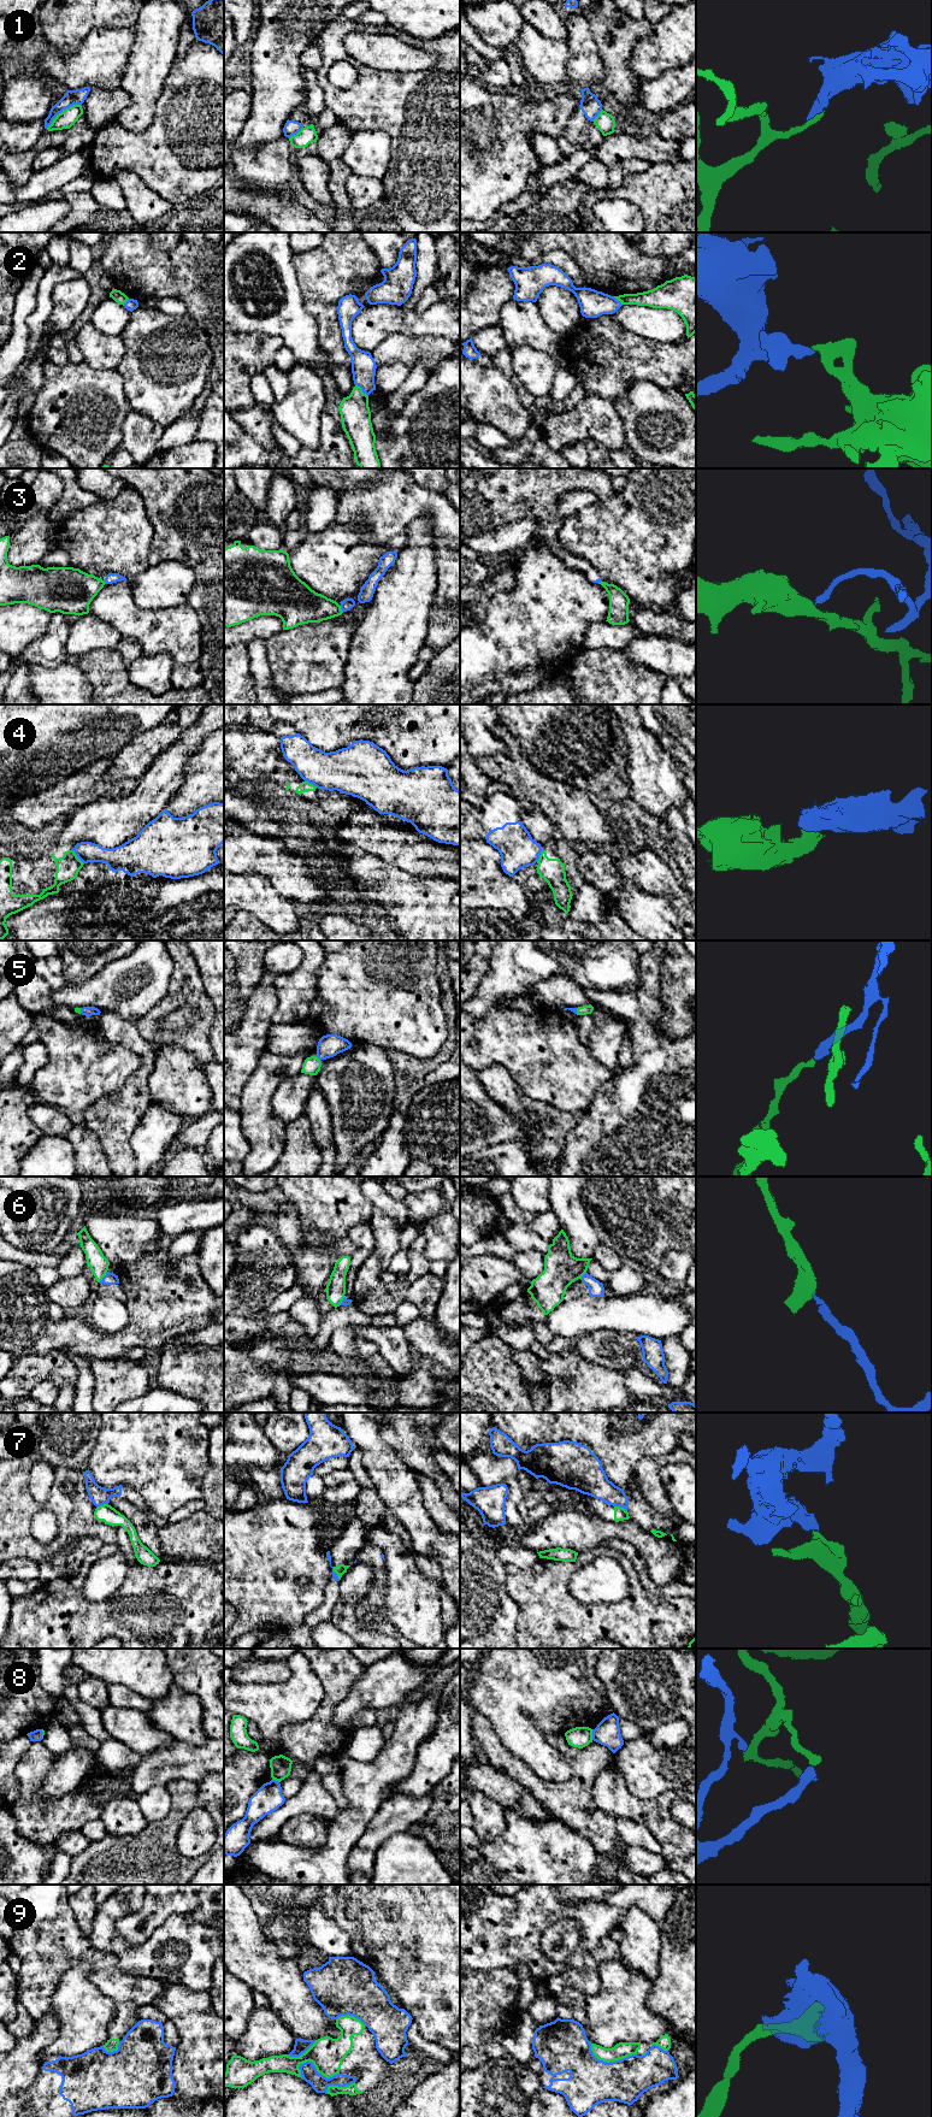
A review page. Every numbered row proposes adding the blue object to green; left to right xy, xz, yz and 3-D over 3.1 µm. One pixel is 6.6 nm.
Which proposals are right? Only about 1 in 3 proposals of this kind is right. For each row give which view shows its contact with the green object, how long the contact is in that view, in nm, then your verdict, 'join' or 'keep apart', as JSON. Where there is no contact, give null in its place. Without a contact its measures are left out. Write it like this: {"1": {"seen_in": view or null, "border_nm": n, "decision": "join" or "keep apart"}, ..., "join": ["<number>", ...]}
{"1": {"seen_in": "xy", "border_nm": 280, "decision": "keep apart"}, "2": {"seen_in": "xz", "border_nm": 120, "decision": "keep apart"}, "3": {"seen_in": "xz", "border_nm": 50, "decision": "keep apart"}, "4": {"seen_in": "xy", "border_nm": 130, "decision": "keep apart"}, "5": {"seen_in": "xz", "border_nm": 40, "decision": "join"}, "6": {"seen_in": "xy", "border_nm": 90, "decision": "keep apart"}, "7": {"seen_in": "yz", "border_nm": 90, "decision": "keep apart"}, "8": {"seen_in": "yz", "border_nm": 70, "decision": "keep apart"}, "9": {"seen_in": "xz", "border_nm": 280, "decision": "keep apart"}, "join": ["5"]}

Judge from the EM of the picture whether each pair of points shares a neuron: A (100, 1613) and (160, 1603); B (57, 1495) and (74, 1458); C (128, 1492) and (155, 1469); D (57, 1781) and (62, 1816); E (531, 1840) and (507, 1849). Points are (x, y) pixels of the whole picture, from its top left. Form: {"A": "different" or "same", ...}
{"A": "same", "B": "different", "C": "different", "D": "different", "E": "same"}

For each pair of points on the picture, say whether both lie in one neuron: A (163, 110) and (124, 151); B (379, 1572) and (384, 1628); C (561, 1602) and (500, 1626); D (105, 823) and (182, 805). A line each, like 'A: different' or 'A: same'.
A: same
B: same
C: different
D: different

